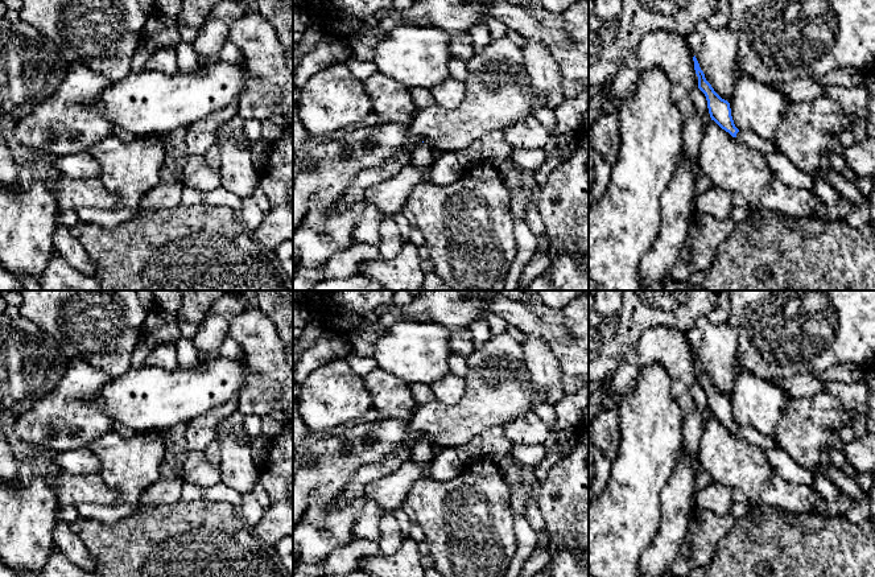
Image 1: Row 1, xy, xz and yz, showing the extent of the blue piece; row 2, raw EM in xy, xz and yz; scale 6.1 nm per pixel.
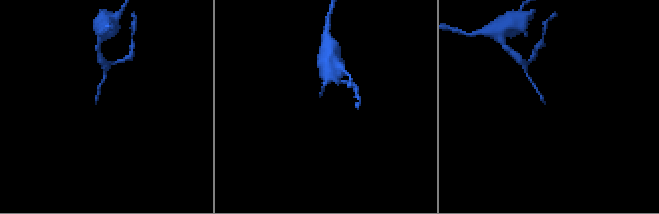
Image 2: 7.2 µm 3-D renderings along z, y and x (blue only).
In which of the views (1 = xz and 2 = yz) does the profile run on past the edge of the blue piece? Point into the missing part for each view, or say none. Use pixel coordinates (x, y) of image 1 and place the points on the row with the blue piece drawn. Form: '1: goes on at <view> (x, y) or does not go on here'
1: does not go on here
2: goes on at yz (764, 147)

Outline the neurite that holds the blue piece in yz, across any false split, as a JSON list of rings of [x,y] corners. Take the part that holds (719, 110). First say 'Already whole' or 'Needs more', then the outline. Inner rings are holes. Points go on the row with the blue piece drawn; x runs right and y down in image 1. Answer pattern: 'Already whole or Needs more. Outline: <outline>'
Needs more. Outline: [[[693,57],[694,70],[698,77],[698,88],[705,94],[707,100],[707,108],[711,120],[714,120],[722,129],[729,132],[736,140],[750,145],[756,149],[762,154],[769,154],[772,152],[779,152],[780,149],[773,141],[768,141],[760,136],[758,136],[752,131],[739,131],[732,120],[730,103],[722,99],[711,87],[711,85],[706,81],[703,71],[699,67],[699,63]]]

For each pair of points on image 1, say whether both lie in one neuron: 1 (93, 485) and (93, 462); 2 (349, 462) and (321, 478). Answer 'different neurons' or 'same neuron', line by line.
1: different neurons
2: same neuron

